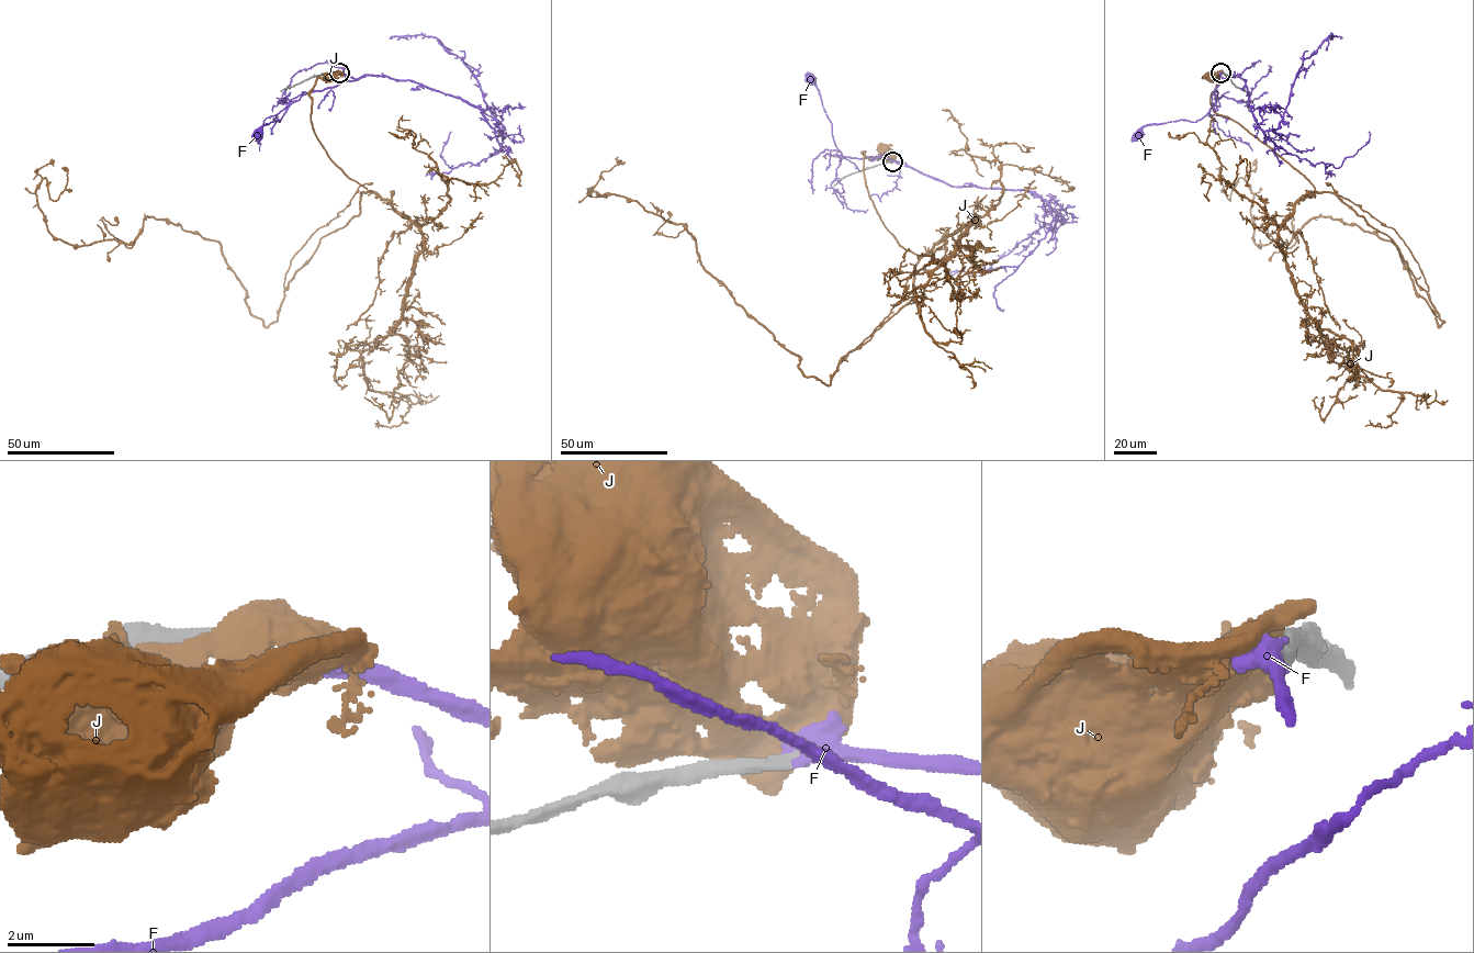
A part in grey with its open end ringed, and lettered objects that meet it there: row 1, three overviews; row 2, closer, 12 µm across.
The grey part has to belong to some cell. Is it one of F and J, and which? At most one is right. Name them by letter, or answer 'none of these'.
F

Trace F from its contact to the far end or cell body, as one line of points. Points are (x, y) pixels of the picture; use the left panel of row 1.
F: (339, 73), (355, 79), (304, 93), (289, 105), (279, 122), (266, 124), (257, 134)

